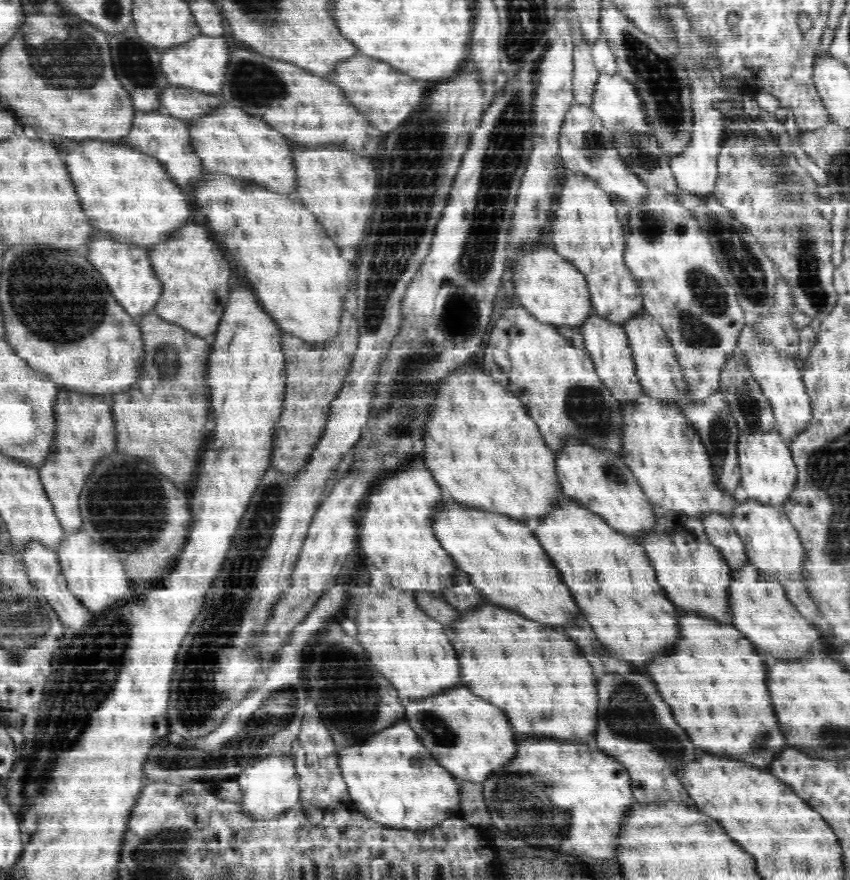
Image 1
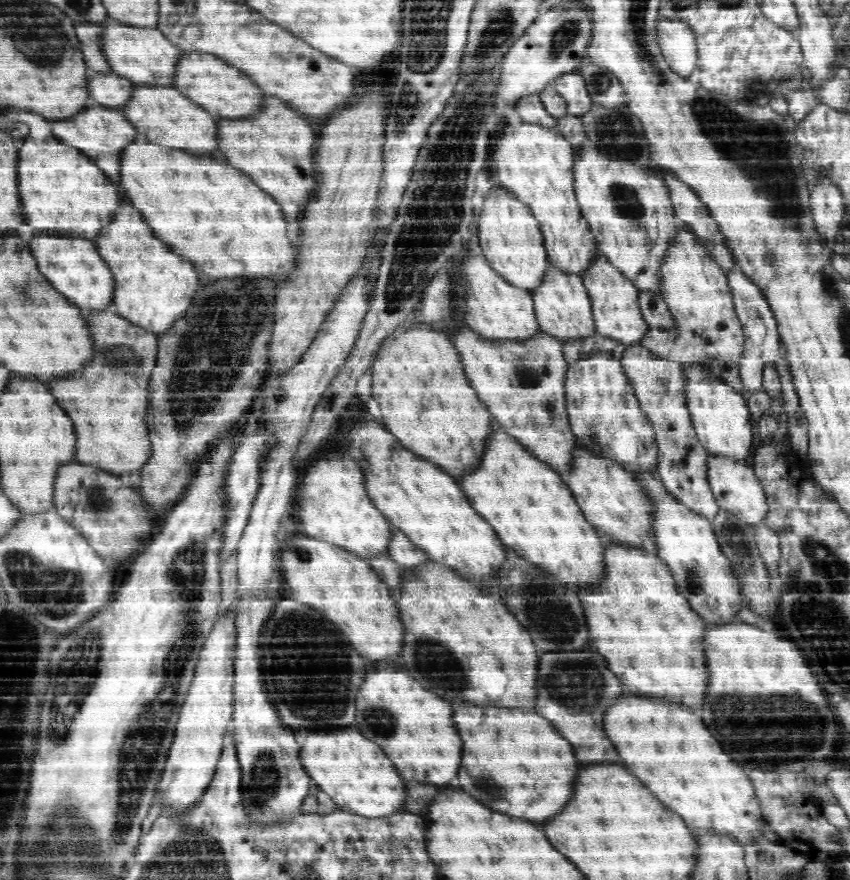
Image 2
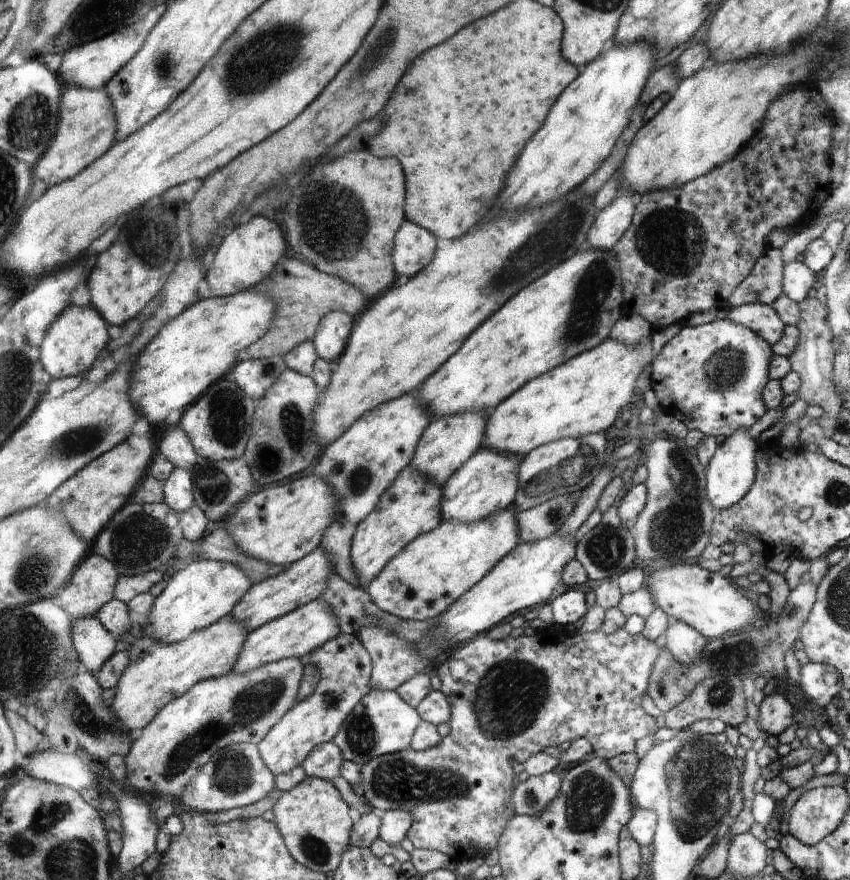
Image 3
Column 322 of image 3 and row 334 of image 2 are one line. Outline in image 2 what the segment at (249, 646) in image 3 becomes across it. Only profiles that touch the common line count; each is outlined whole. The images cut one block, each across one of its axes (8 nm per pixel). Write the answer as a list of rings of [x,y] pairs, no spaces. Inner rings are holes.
[[[601,252],[599,254],[601,256],[598,257],[597,264],[586,273],[580,274],[592,303],[596,334],[618,340],[626,346],[640,343],[650,327],[641,313],[639,288],[612,267],[604,254]]]

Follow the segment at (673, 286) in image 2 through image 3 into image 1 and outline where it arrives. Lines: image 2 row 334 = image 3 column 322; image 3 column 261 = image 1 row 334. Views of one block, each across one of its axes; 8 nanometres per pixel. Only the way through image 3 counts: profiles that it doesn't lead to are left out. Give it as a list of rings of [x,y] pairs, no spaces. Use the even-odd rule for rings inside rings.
[[[745,324],[742,328],[736,352],[742,352],[748,357],[748,370],[768,397],[770,406],[773,408],[777,422],[776,430],[782,436],[788,436],[791,439],[796,438],[802,431],[808,430],[813,420],[813,407],[802,379],[802,370],[796,366],[796,362],[787,359],[786,355],[776,348],[764,346],[763,341],[752,333],[750,324]]]

